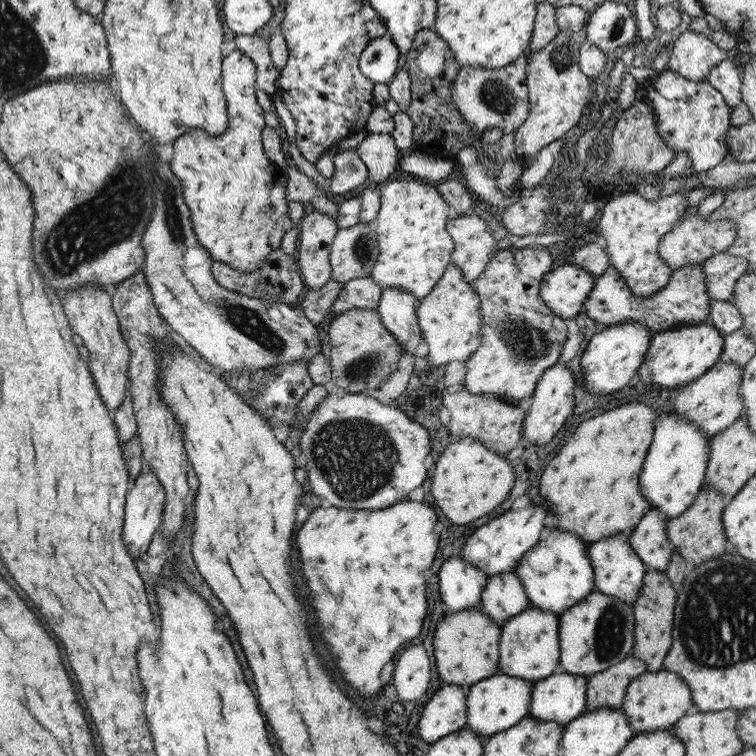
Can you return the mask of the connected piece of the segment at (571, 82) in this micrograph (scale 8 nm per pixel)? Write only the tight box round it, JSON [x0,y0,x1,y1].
[513,30,592,161]

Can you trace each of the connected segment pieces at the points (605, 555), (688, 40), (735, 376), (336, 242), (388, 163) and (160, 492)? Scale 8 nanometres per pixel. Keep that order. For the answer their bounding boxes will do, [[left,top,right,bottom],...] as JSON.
[[586,533,647,604],[667,31,726,82],[671,362,743,438],[329,223,377,284],[355,133,398,184],[120,467,165,560]]

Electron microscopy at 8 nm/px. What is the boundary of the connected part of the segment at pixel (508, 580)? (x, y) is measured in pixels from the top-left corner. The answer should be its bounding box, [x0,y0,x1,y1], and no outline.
[479,570,528,625]

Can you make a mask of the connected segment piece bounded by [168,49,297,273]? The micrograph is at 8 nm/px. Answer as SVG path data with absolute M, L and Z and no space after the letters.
M234 49L222 57L220 80L226 101L225 130L217 136L209 136L201 130L187 131L184 135L176 136L172 142L173 154L168 167L180 180L182 199L189 209L194 235L212 262L227 264L235 271L252 273L273 250L280 248L282 236L297 224L291 222L287 215L284 173L265 156L259 138L265 123L263 111L255 99L256 68L253 61Z

